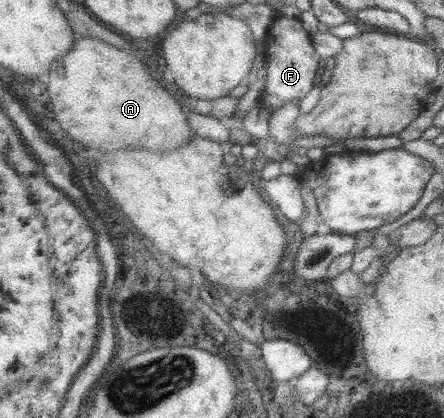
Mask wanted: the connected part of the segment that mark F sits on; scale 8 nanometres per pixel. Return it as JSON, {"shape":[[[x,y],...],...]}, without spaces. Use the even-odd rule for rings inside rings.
{"shape":[[[277,16],[268,30],[265,43],[273,53],[269,60],[266,83],[261,95],[261,103],[270,111],[276,111],[288,101],[300,101],[314,87],[319,55],[314,49],[309,34],[303,23],[297,18],[282,18]]]}

